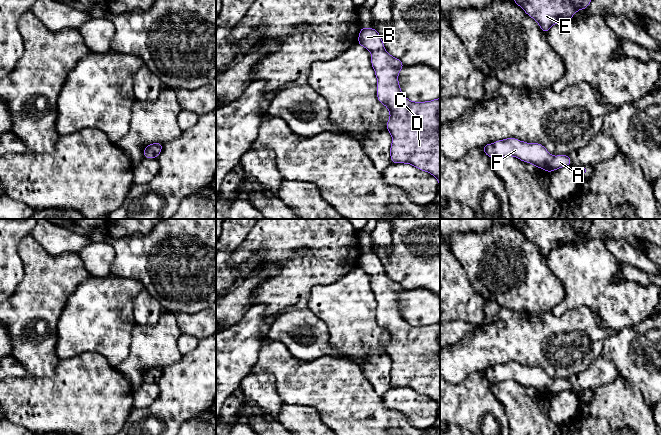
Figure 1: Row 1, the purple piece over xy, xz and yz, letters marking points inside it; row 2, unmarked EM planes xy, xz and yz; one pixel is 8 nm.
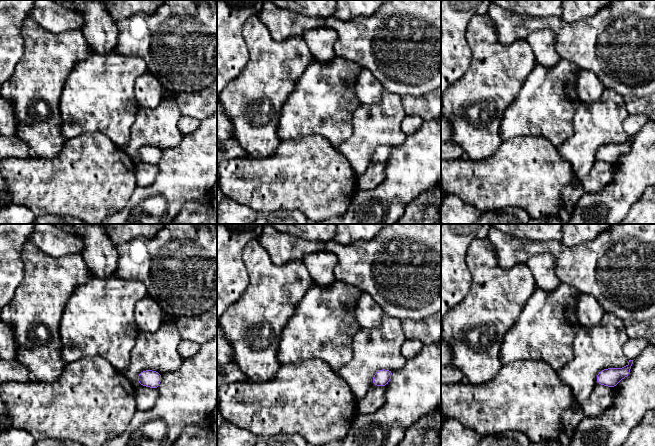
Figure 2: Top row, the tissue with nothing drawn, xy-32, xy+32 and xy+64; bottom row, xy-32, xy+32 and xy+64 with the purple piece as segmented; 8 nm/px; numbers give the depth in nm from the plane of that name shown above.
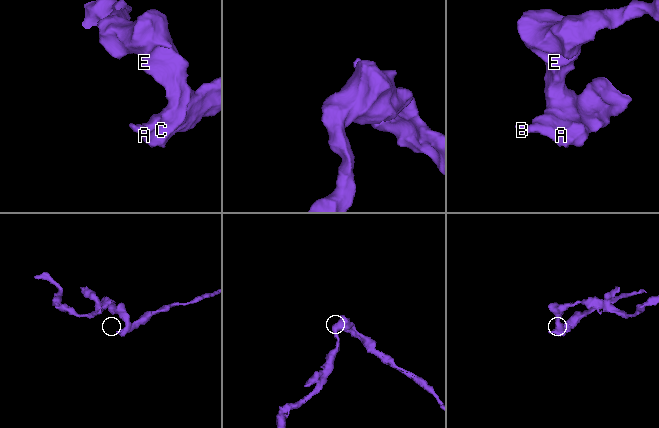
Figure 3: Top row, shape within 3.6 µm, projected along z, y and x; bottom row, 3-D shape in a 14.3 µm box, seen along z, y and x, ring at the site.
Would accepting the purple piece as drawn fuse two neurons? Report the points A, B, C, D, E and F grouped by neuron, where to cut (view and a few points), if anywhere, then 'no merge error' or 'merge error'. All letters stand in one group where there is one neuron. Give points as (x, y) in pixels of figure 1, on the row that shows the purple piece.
groups A B C D E F; cut none; no merge error

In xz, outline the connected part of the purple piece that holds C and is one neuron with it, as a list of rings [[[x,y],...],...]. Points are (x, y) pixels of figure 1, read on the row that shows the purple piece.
[[[361,26],[357,44],[371,52],[371,65],[377,78],[377,99],[390,113],[385,127],[392,136],[390,147],[392,163],[411,164],[419,170],[432,174],[438,180],[440,189],[440,98],[414,102],[403,95],[398,75],[404,64],[384,49],[384,42],[375,28],[366,29]]]

